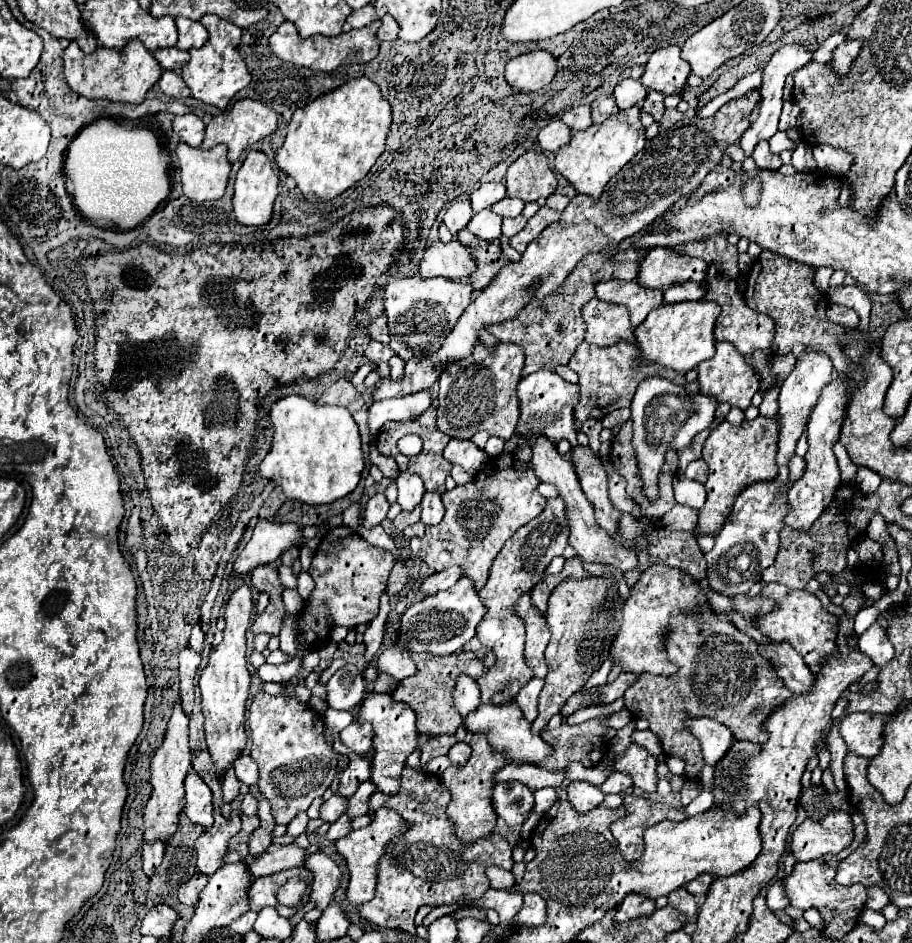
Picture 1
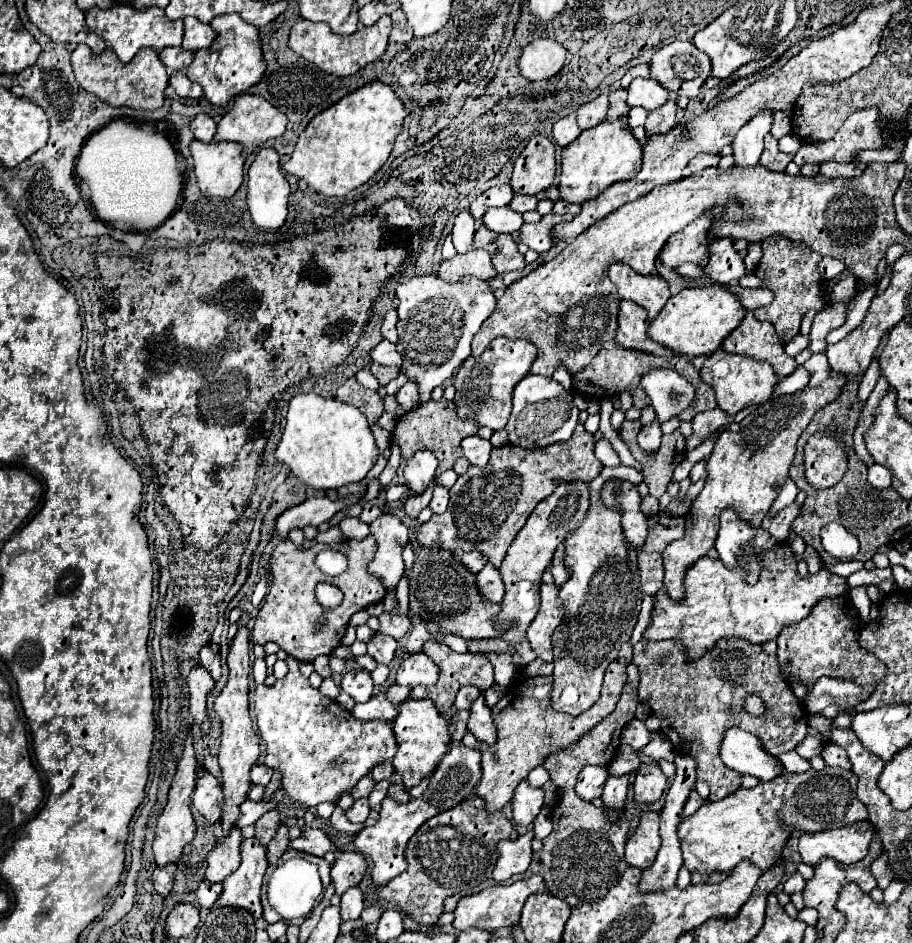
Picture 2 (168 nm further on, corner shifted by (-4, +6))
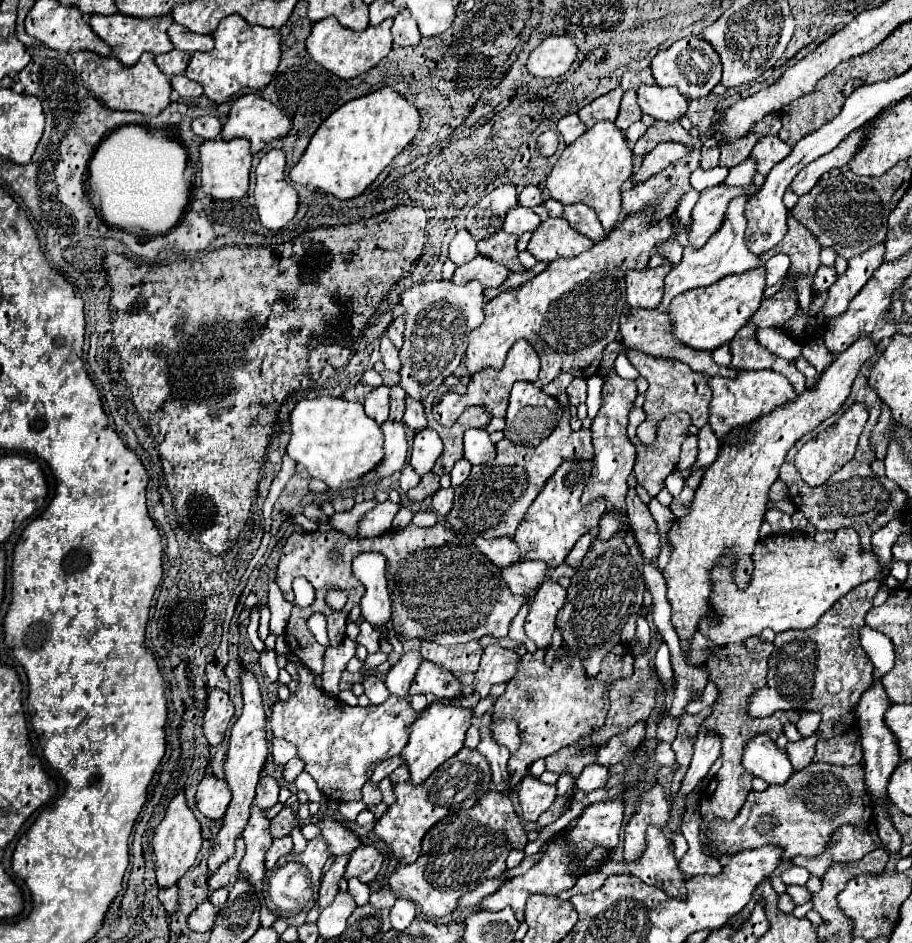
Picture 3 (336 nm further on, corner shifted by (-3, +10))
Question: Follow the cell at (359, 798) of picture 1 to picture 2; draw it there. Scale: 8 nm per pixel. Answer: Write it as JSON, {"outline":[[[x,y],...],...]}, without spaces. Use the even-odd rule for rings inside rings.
{"outline":[[[388,780],[376,782],[372,794],[368,796],[368,800],[370,800],[370,808],[372,808],[372,810],[380,810],[380,802],[386,798],[386,794],[388,794],[388,786],[390,786]]]}

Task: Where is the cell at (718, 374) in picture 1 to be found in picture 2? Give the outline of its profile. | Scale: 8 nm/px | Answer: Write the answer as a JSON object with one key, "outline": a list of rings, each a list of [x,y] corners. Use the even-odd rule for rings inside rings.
{"outline":[[[716,350],[712,356],[706,358],[704,366],[700,368],[700,376],[706,384],[710,384],[714,388],[718,408],[724,410],[728,416],[734,416],[736,412],[740,412],[746,406],[752,406],[752,404],[758,406],[758,404],[770,400],[774,394],[774,386],[778,384],[778,376],[770,368],[770,364],[750,360],[750,358],[738,356],[738,354],[726,354],[724,350]]]}

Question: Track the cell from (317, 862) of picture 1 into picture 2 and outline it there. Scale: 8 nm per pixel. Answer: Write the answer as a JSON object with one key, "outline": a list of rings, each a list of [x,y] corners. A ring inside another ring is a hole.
{"outline":[[[338,852],[338,858],[336,858],[334,866],[332,866],[332,882],[336,884],[336,892],[342,894],[348,888],[358,886],[360,880],[364,878],[364,874],[366,874],[366,868],[368,868],[368,862],[360,852]]]}

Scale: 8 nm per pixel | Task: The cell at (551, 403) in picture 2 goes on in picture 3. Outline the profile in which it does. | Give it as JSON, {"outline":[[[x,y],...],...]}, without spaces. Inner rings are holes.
{"outline":[[[531,382],[513,384],[507,408],[505,438],[515,444],[537,446],[541,438],[549,436],[555,428],[553,412],[563,410],[557,396],[549,396],[541,386]]]}

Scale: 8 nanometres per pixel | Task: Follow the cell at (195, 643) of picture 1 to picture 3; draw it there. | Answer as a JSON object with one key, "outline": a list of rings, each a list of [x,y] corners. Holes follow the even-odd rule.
{"outline":[[[209,662],[205,674],[207,674],[207,686],[217,686],[217,688],[221,688],[221,690],[227,692],[229,682],[227,682],[227,676],[225,676],[225,672],[223,672],[223,668],[219,664]]]}

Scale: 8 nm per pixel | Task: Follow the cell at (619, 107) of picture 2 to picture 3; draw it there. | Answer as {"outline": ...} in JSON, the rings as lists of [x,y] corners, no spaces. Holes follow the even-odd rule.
{"outline":[[[625,90],[623,98],[621,98],[619,114],[615,118],[615,124],[617,124],[617,128],[627,130],[637,120],[641,120],[641,110],[637,106],[637,94],[635,94],[635,90]]]}

